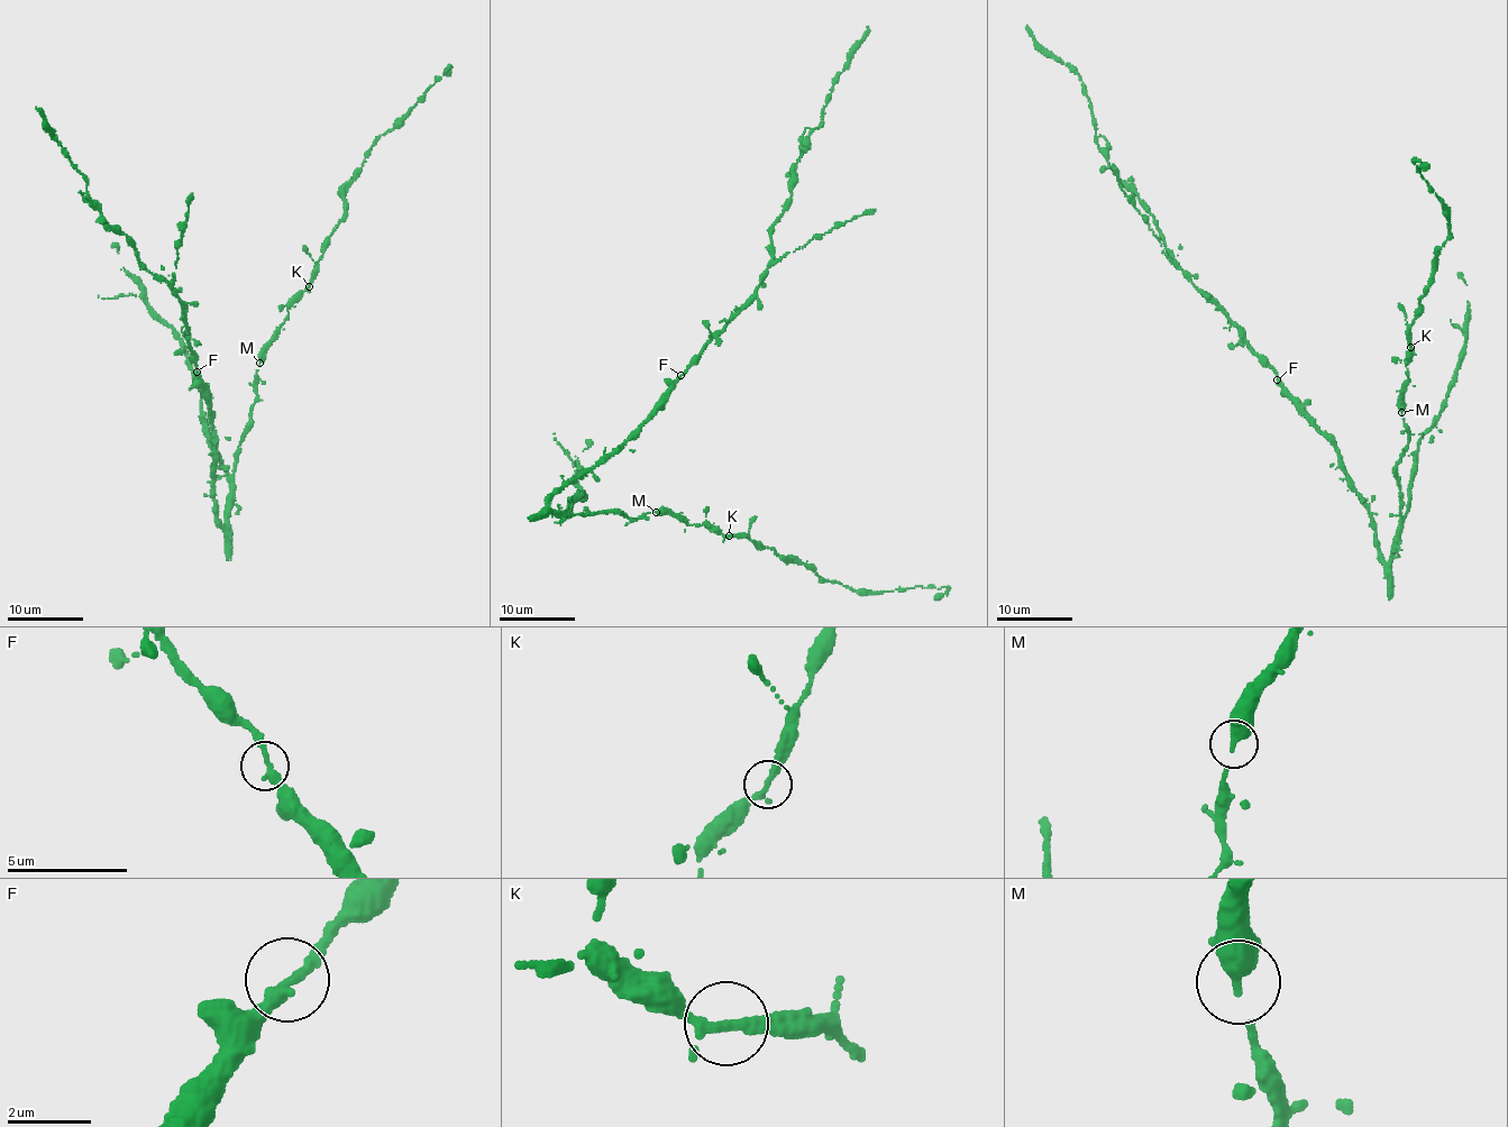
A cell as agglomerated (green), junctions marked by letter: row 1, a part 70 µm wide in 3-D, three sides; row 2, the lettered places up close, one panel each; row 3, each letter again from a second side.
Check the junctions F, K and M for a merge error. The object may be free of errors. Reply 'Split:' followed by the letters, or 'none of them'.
Split: none of them

